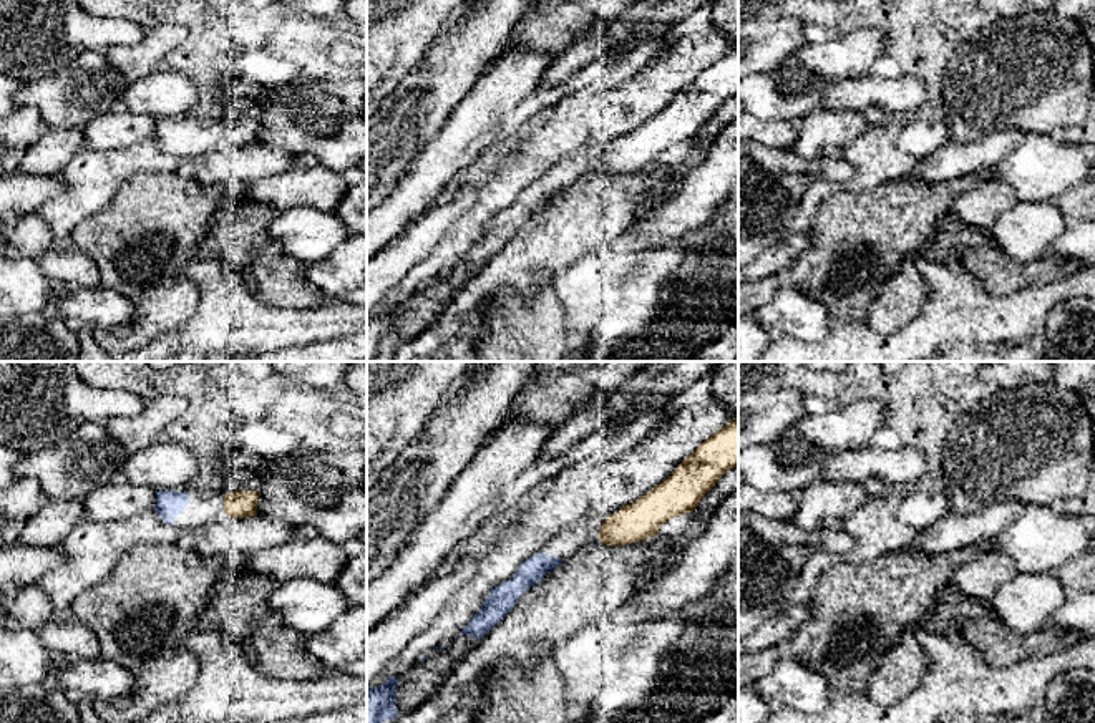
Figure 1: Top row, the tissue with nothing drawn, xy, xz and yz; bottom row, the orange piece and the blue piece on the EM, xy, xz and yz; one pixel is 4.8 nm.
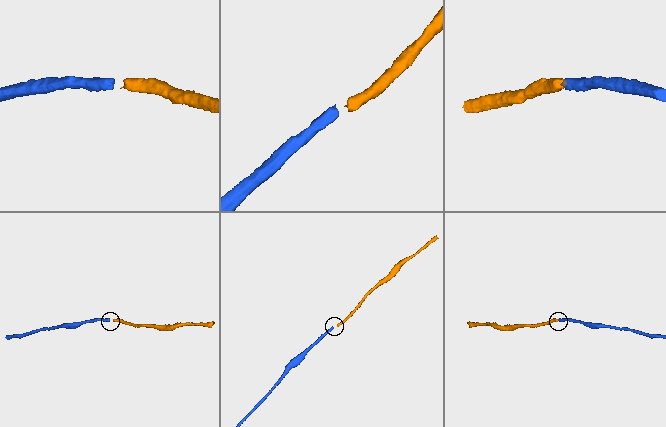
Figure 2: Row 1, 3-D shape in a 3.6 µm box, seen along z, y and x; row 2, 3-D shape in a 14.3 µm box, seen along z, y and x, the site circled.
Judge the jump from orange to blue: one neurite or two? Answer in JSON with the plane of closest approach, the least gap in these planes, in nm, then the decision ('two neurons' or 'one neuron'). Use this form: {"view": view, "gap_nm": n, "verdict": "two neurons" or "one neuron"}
{"view": "xy", "gap_nm": 180, "verdict": "one neuron"}

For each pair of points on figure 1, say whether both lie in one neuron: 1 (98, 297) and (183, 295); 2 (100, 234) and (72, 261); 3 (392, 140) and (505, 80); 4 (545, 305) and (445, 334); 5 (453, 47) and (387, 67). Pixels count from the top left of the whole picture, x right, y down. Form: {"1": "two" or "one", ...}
{"1": "two", "2": "two", "3": "two", "4": "two", "5": "two"}

